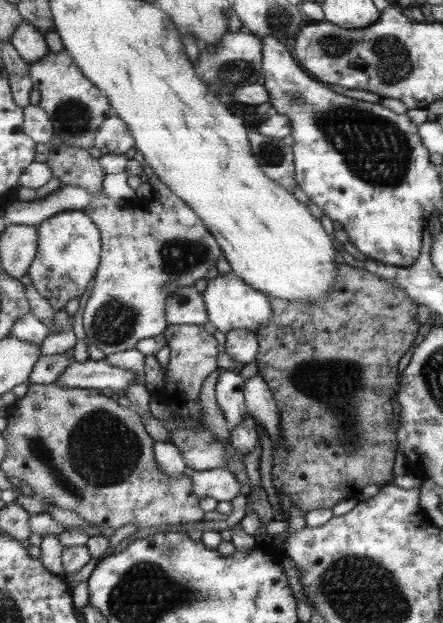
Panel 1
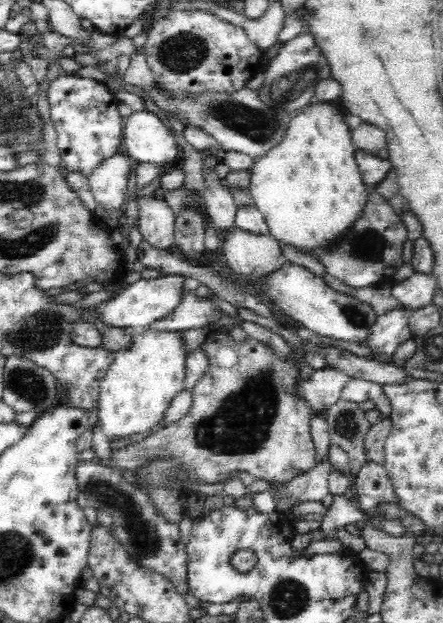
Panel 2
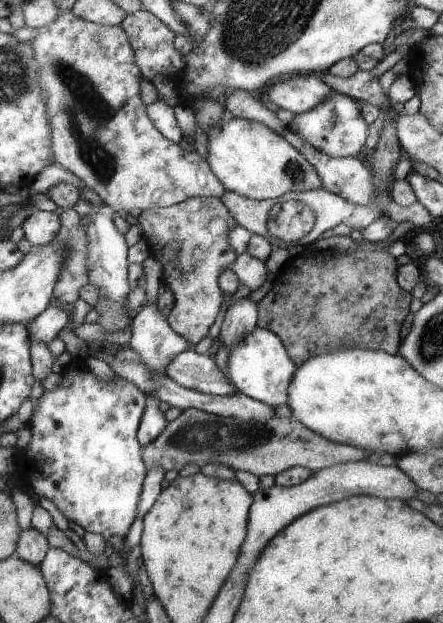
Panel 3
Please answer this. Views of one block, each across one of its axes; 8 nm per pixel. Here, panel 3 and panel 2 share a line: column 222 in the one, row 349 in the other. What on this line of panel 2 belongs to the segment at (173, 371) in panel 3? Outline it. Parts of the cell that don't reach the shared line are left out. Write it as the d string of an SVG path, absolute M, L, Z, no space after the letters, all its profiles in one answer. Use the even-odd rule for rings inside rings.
M397 307L377 316L370 336L366 338L366 346L380 354L380 357L390 358L400 344L413 338L408 328L412 314L409 307Z

